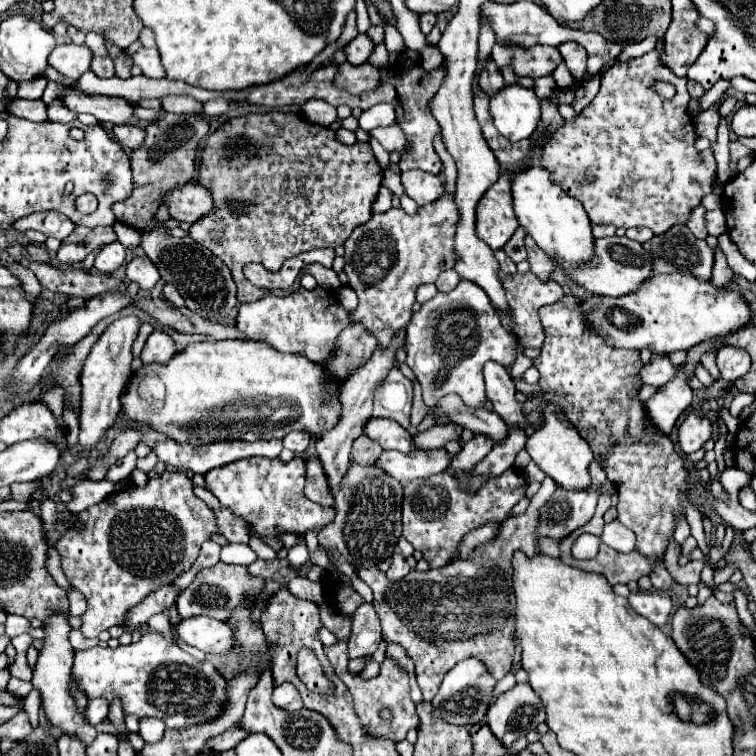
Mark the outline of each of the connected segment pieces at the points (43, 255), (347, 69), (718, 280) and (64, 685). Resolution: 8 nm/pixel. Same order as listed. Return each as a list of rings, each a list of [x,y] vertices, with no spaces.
[[[29,244],[29,246],[27,246],[27,254],[29,254],[31,260],[35,260],[35,262],[49,262],[49,252],[47,252],[43,246]]]
[[[343,62],[337,68],[333,84],[349,94],[359,94],[359,92],[375,90],[381,84],[381,76],[379,76],[379,70],[369,62],[361,66],[351,66]]]
[[[717,248],[715,250],[715,266],[713,266],[711,284],[715,284],[717,288],[723,288],[723,286],[727,286],[731,282],[731,278],[733,278],[733,272],[731,272],[731,268],[729,268],[723,252]]]
[[[53,614],[45,622],[45,642],[43,650],[39,654],[39,662],[33,672],[33,686],[39,688],[41,700],[43,700],[43,710],[45,716],[49,718],[49,724],[57,732],[75,732],[79,738],[89,746],[97,737],[95,726],[85,722],[77,712],[75,712],[75,700],[71,700],[71,694],[67,692],[69,688],[69,676],[71,676],[71,666],[73,666],[73,646],[67,640],[67,634],[71,632],[71,626],[67,624],[67,616],[63,614]]]

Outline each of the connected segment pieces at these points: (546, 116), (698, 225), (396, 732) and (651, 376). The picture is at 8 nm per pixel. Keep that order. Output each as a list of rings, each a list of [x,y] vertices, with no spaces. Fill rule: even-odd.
[[[547,98],[541,100],[541,116],[543,116],[543,124],[553,124],[553,126],[561,126],[563,118],[557,112],[557,106],[551,104]]]
[[[695,208],[695,212],[691,212],[691,220],[687,222],[687,226],[691,228],[691,232],[697,236],[697,238],[707,238],[707,228],[705,228],[705,208]]]
[[[343,638],[343,640],[337,640],[333,646],[327,646],[325,648],[325,656],[329,658],[329,662],[333,664],[335,668],[335,674],[347,684],[349,692],[353,694],[353,700],[355,700],[355,712],[361,720],[361,728],[375,736],[375,738],[387,738],[391,742],[401,742],[405,740],[407,732],[411,728],[417,728],[419,726],[419,716],[415,712],[415,704],[411,702],[409,698],[409,686],[407,686],[407,672],[389,656],[385,656],[383,664],[381,664],[381,670],[379,674],[373,678],[373,680],[357,680],[355,674],[349,672],[347,664],[349,664],[349,654],[347,654],[347,642],[349,638]],[[381,708],[391,708],[393,710],[393,720],[391,722],[385,722],[379,718],[379,710]]]
[[[655,356],[649,364],[643,366],[641,370],[641,380],[643,384],[651,384],[651,386],[661,386],[667,384],[669,380],[673,380],[677,376],[677,366],[671,362],[671,358],[665,356]]]

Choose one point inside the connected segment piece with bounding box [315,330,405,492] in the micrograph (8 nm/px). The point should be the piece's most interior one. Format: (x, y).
(333, 447)

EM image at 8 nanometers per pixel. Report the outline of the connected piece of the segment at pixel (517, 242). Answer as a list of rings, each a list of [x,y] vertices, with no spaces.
[[[517,228],[517,232],[513,234],[513,238],[505,244],[505,252],[507,256],[513,260],[513,262],[521,262],[527,258],[527,252],[525,252],[525,246],[523,246],[523,238],[525,238],[525,230],[523,228]]]

